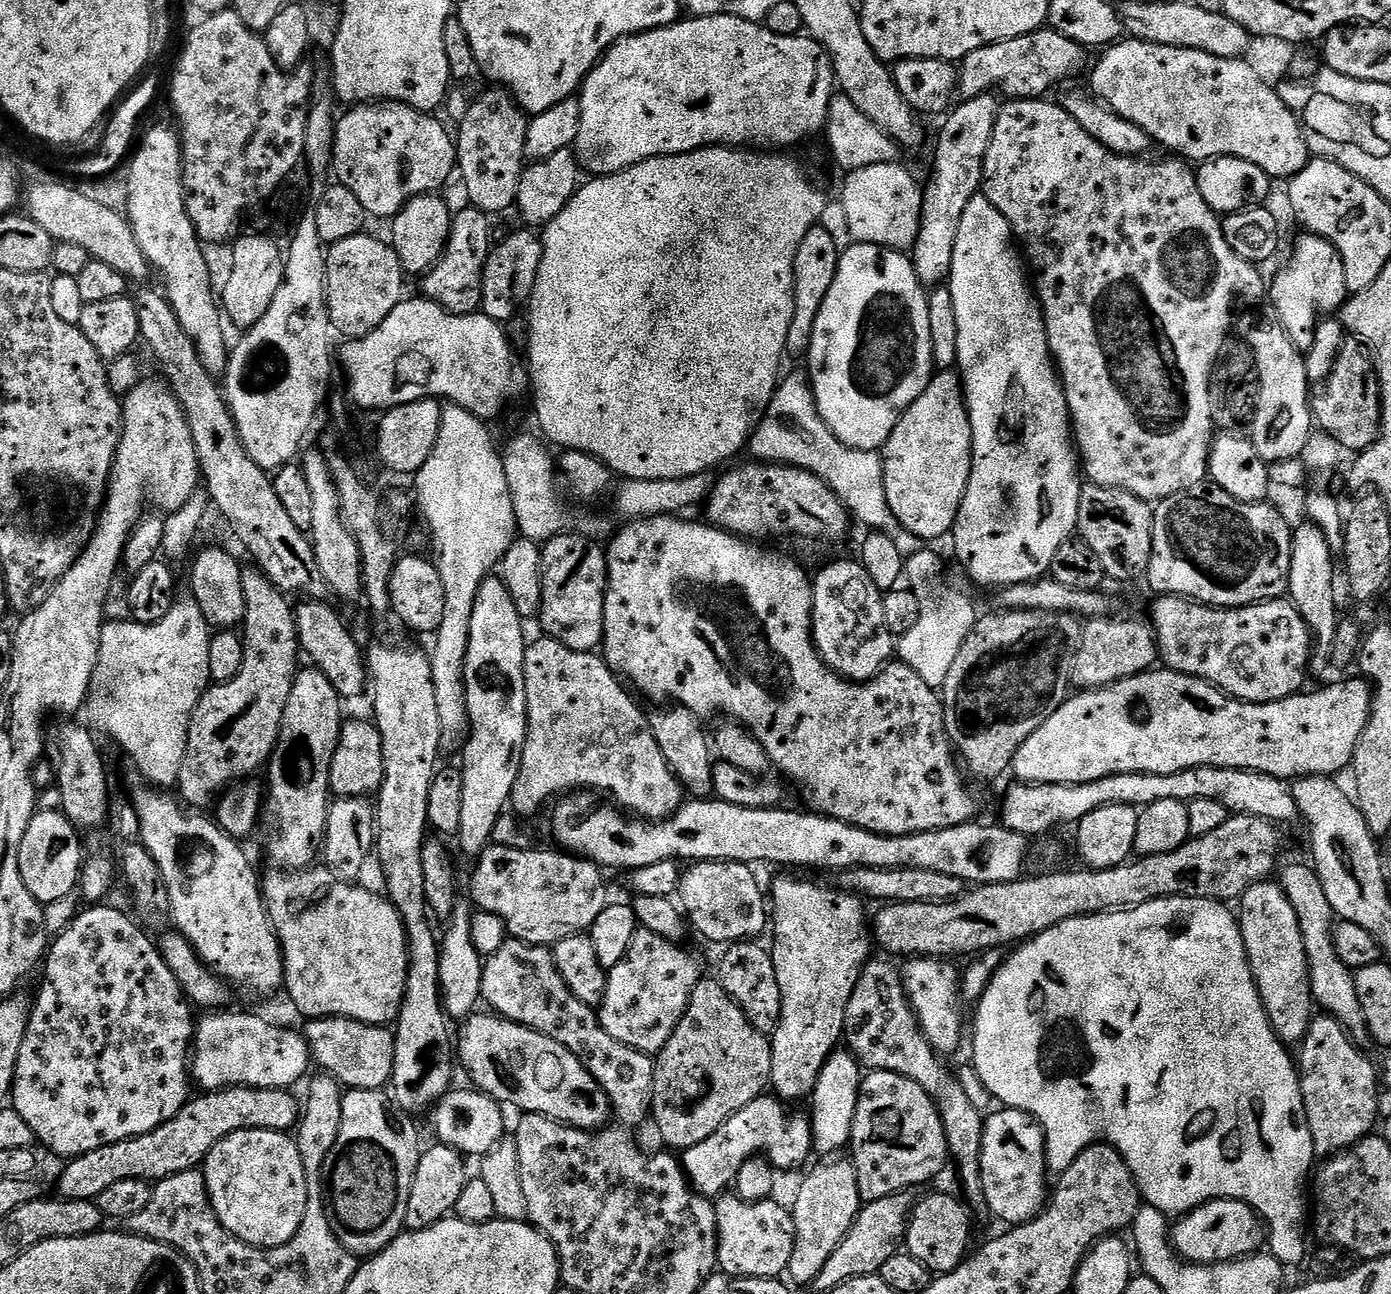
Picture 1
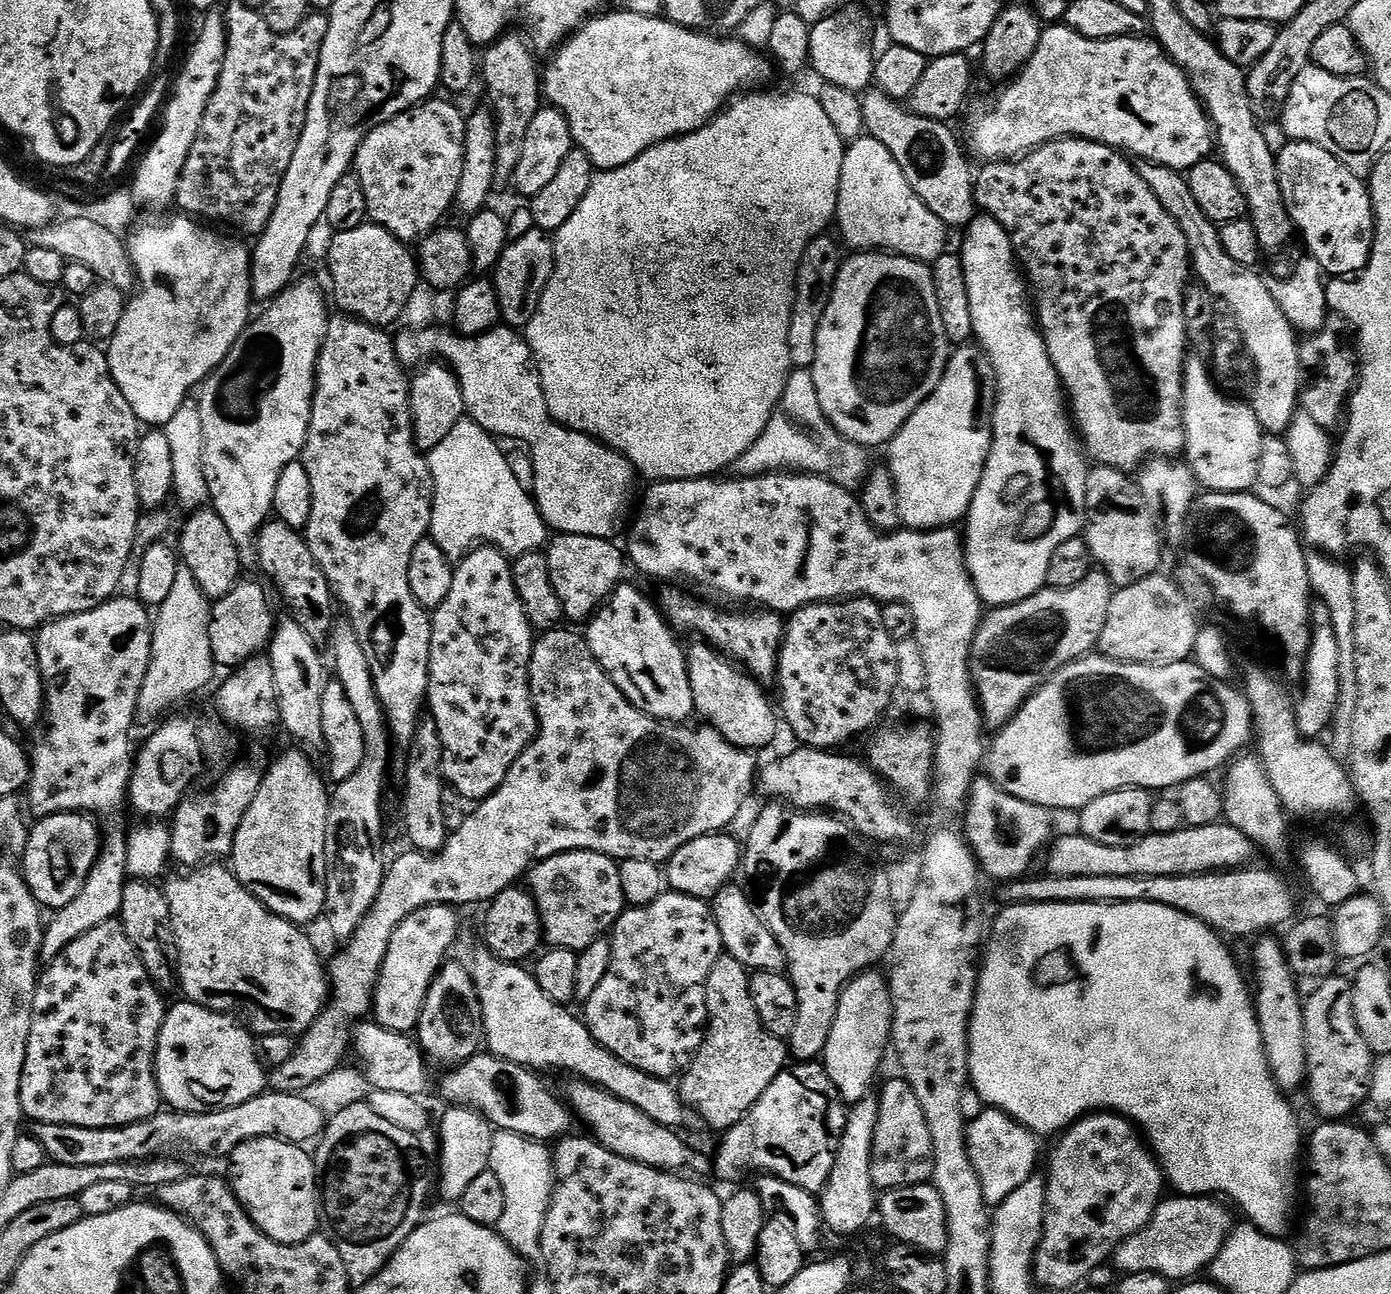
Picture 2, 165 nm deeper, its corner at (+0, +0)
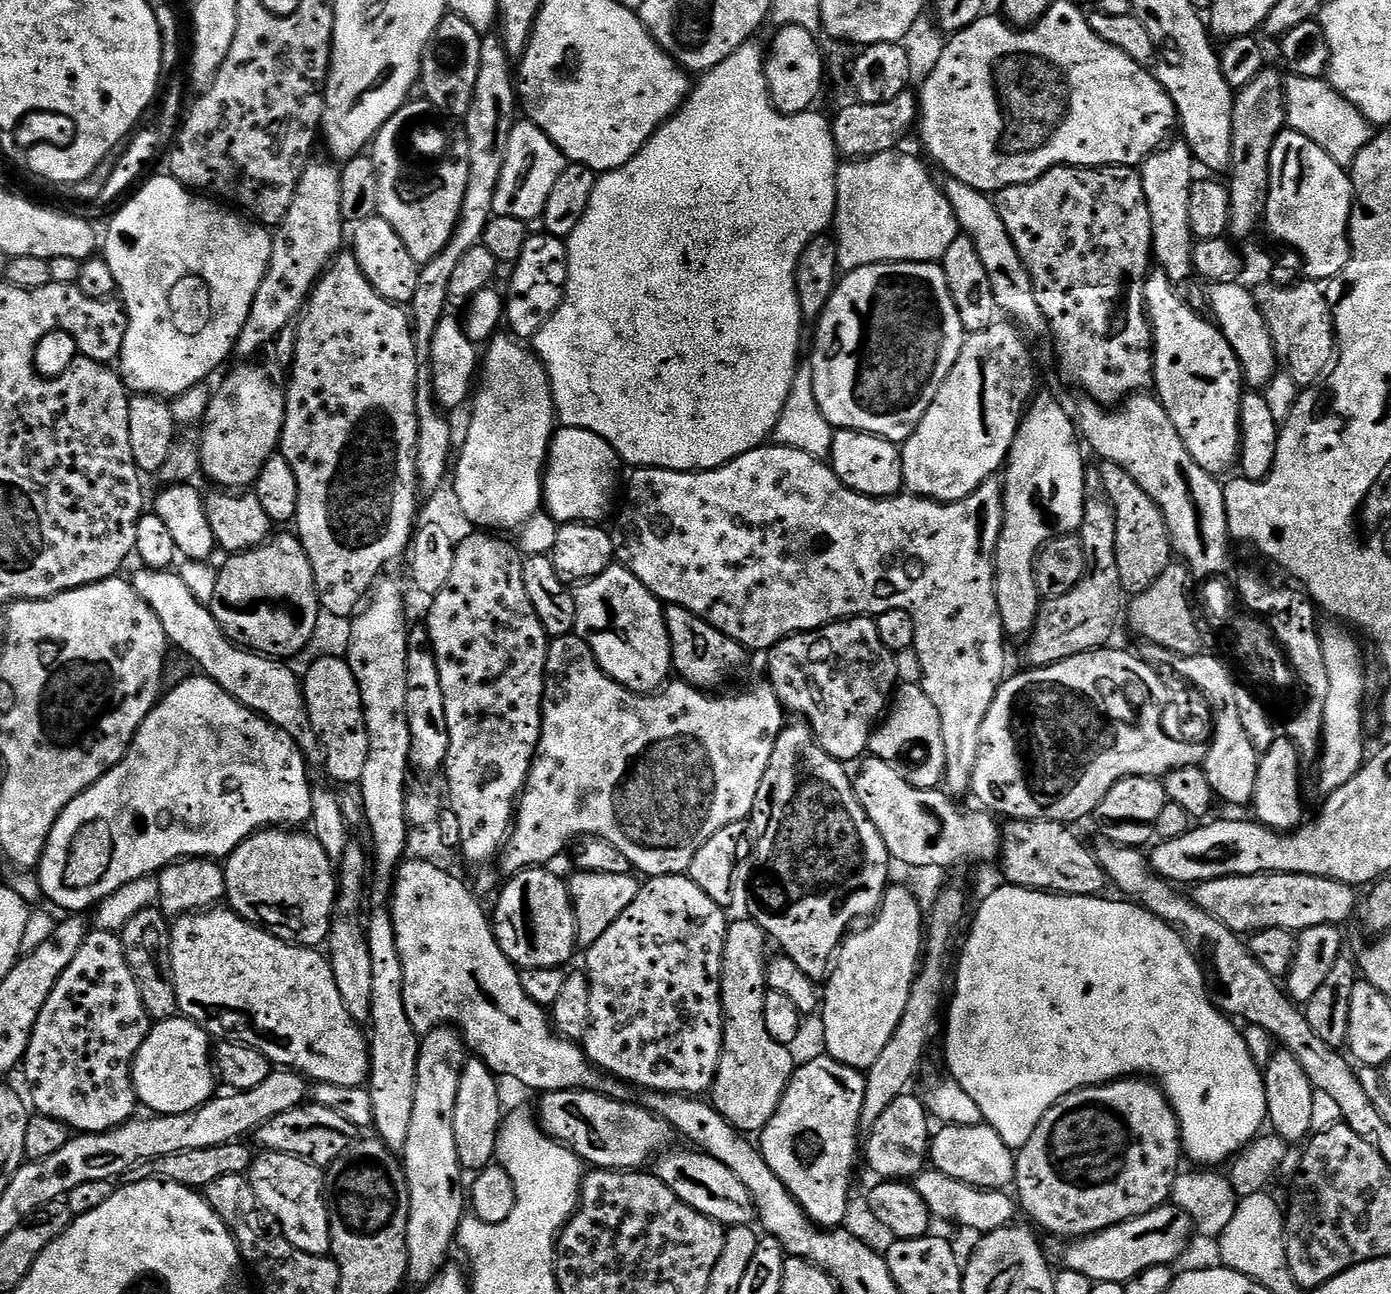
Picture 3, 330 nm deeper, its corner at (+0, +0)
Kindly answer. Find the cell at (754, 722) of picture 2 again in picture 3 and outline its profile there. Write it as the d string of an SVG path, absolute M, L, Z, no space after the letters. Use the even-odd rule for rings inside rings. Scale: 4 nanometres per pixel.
M667 605L664 621L672 647L672 671L683 683L693 684L701 690L723 689L720 687L747 662L748 656L750 657L749 649L734 642L734 638L722 634L722 630L715 628L710 621L698 618L682 606Z

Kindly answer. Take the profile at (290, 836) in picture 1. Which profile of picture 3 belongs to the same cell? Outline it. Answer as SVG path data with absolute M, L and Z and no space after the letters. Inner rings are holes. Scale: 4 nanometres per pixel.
M261 828L239 844L223 861L222 867L226 878L227 907L243 920L274 934L287 944L297 944L299 948L319 949L327 941L338 908L338 872L326 858L326 850L322 850L315 836L304 830Z

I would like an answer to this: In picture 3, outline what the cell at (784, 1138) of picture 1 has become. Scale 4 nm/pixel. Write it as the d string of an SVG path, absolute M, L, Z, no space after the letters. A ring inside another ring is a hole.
M819 1054L813 1060L801 1063L792 1074L788 1089L784 1091L776 1116L758 1133L758 1147L766 1166L778 1174L786 1190L804 1207L813 1224L824 1230L836 1230L848 1216L848 1195L852 1192L852 1171L858 1160L856 1139L862 1136L860 1115L866 1094L866 1076L861 1069L840 1064L827 1054Z

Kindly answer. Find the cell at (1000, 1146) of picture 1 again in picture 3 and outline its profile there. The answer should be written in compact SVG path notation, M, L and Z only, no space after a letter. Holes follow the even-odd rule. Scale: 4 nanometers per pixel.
M944 1124L941 1132L931 1137L930 1140L930 1164L933 1169L946 1174L955 1180L966 1182L971 1188L991 1188L1004 1190L1016 1179L1016 1152L1002 1138L998 1138L998 1130L994 1130L989 1124Z

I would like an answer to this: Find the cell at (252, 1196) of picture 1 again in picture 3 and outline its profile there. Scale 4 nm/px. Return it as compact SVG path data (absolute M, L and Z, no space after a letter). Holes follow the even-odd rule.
M261 1151L246 1173L260 1207L280 1224L287 1238L298 1250L315 1256L332 1251L331 1218L325 1200L325 1173L316 1164L281 1152Z

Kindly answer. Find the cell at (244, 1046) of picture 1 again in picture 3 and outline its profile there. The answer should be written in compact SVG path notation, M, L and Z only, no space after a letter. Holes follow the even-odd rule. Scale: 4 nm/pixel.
M177 1014L170 1020L153 1023L132 1062L132 1088L136 1091L137 1101L143 1107L145 1104L149 1113L161 1116L192 1112L203 1106L218 1088L218 1077L212 1067L212 1050L208 1031L193 1020Z

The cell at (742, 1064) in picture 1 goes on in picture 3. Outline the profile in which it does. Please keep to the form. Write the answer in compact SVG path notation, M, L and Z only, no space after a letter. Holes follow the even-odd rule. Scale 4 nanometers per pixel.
M733 919L728 925L720 1001L724 1011L724 1041L716 1071L716 1081L710 1089L710 1103L732 1123L733 1128L745 1134L758 1134L776 1116L784 1091L796 1071L797 1061L792 1061L793 1049L787 1044L774 1042L766 1030L766 994L768 986L769 937L757 926L755 920Z

